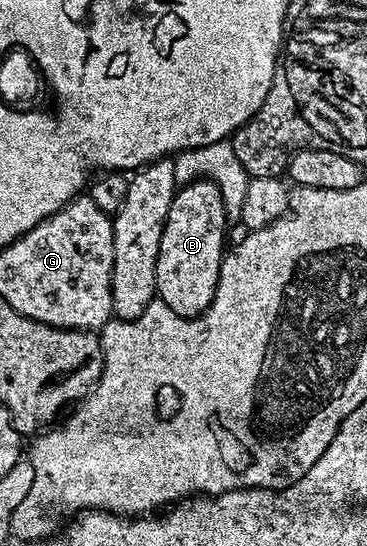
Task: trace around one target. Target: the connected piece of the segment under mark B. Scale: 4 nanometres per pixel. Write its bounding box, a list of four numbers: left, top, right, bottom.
[156,179,227,317]

